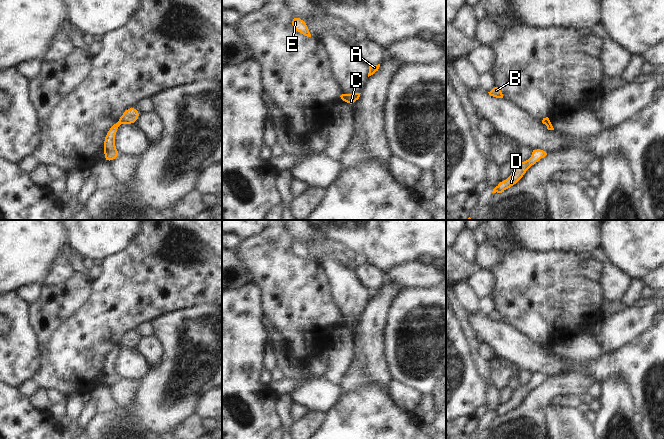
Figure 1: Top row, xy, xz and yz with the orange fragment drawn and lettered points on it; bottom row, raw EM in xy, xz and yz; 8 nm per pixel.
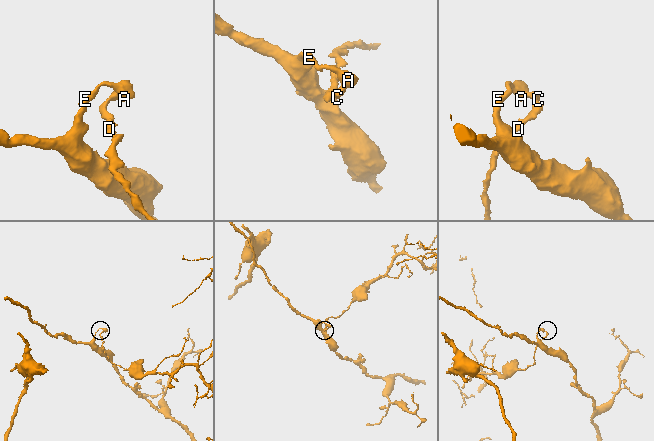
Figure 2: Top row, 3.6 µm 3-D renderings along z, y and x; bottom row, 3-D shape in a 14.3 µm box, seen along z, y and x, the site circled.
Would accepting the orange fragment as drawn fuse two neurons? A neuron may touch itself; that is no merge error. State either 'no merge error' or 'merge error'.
merge error

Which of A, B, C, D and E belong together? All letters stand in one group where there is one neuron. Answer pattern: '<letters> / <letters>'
A B C E / D

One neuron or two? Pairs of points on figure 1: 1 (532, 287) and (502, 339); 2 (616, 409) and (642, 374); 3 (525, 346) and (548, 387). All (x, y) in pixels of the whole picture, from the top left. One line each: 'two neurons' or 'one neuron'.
1: two neurons
2: two neurons
3: two neurons

